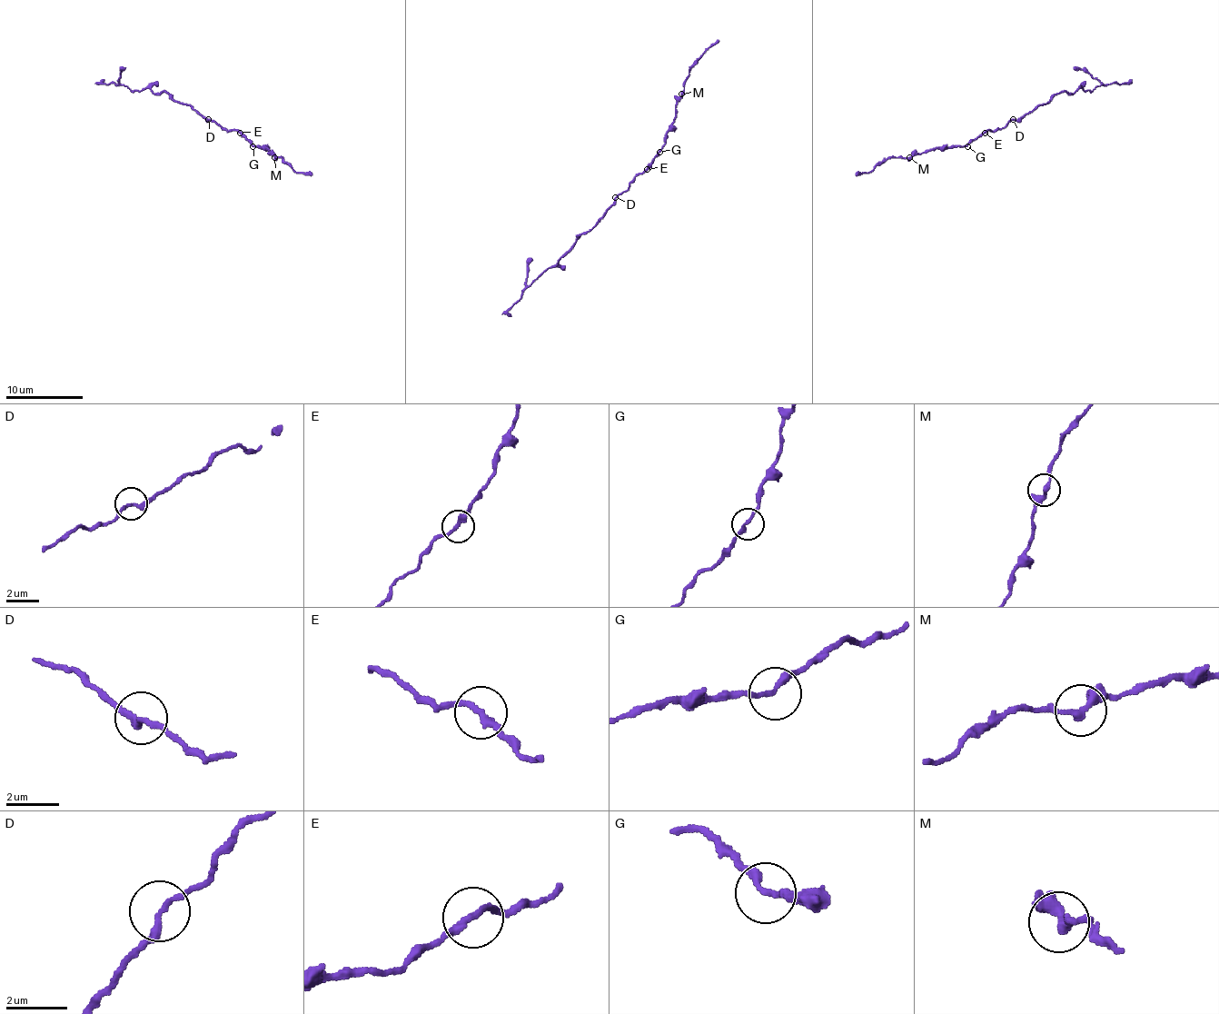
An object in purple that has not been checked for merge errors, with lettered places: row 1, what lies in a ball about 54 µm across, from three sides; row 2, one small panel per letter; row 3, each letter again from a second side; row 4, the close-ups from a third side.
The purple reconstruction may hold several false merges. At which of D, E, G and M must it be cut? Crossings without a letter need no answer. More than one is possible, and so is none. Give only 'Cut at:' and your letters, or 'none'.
Cut at: D

